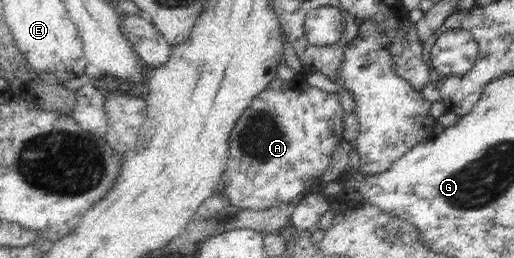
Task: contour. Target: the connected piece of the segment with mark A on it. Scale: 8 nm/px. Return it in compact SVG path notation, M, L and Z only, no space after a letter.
M277 77L266 89L264 89L264 91L262 91L262 93L260 93L260 95L258 95L258 97L256 97L256 99L252 99L252 103L244 109L242 115L240 115L240 119L238 119L236 125L232 127L230 139L228 139L228 161L226 161L219 186L223 195L225 195L225 199L228 199L228 201L226 201L228 206L234 205L239 209L264 211L272 207L281 206L282 204L289 204L295 197L298 197L298 195L302 196L310 193L311 185L315 181L318 181L319 177L328 169L331 159L330 155L332 155L332 152L342 140L344 111L338 91L322 90L312 87L310 84L308 84L307 89L298 88L297 85L295 85L294 88L288 89L283 87L280 82L281 81Z

